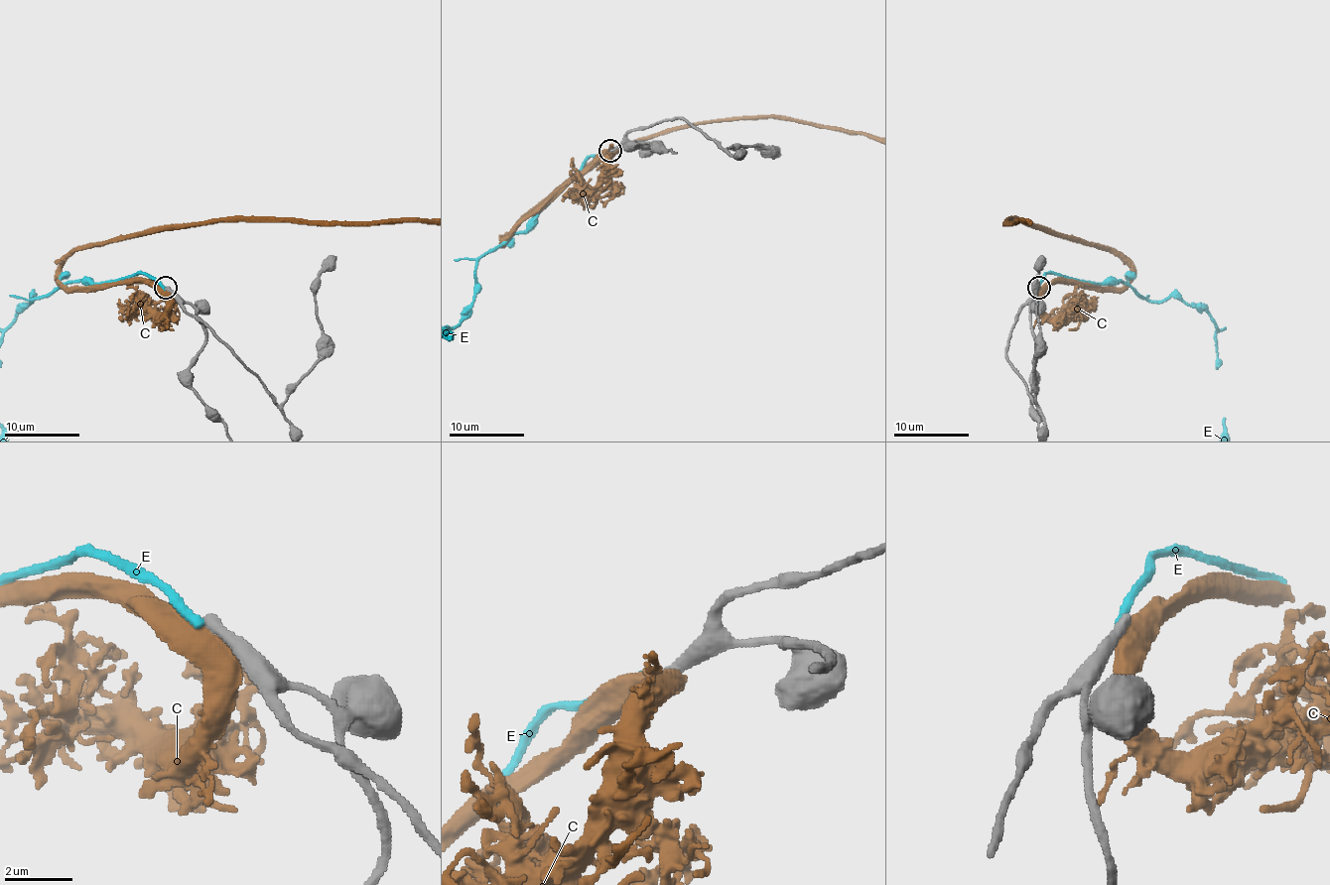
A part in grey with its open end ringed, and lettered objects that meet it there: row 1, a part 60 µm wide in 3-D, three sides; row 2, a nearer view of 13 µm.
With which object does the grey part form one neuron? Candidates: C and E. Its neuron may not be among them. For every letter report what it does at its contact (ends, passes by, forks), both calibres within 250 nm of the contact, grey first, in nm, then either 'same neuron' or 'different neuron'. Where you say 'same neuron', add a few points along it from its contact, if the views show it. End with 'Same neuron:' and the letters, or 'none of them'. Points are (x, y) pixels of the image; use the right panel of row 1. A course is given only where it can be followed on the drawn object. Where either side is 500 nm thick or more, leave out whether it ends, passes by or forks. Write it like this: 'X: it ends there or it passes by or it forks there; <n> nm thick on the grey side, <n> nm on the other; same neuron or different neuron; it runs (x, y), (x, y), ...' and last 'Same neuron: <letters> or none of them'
C: 420 nm thick on the grey side, 550 nm on the other; different neuron
E: it ends there; 340 nm thick on the grey side, 260 nm on the other; different neuron
Same neuron: none of them

